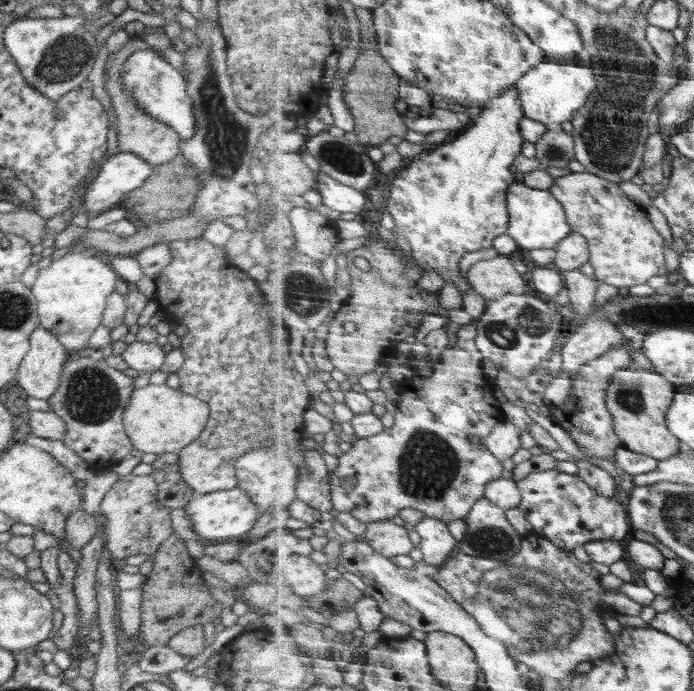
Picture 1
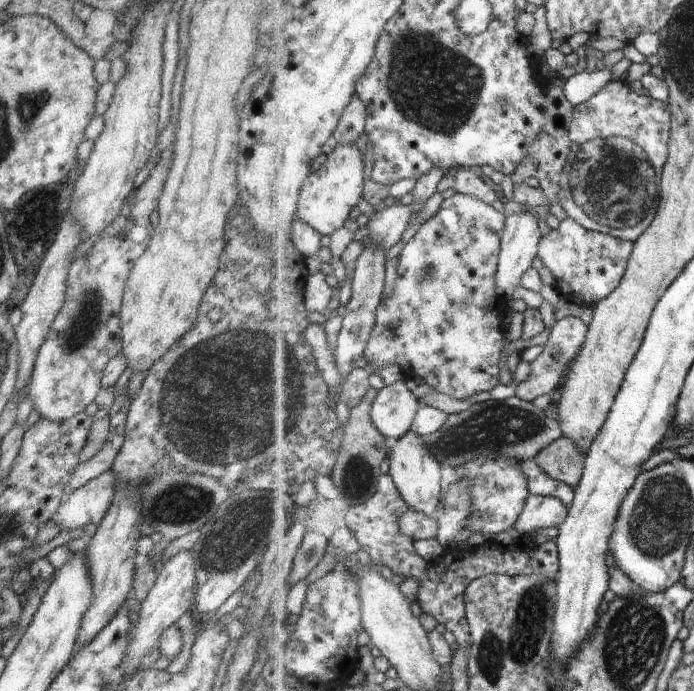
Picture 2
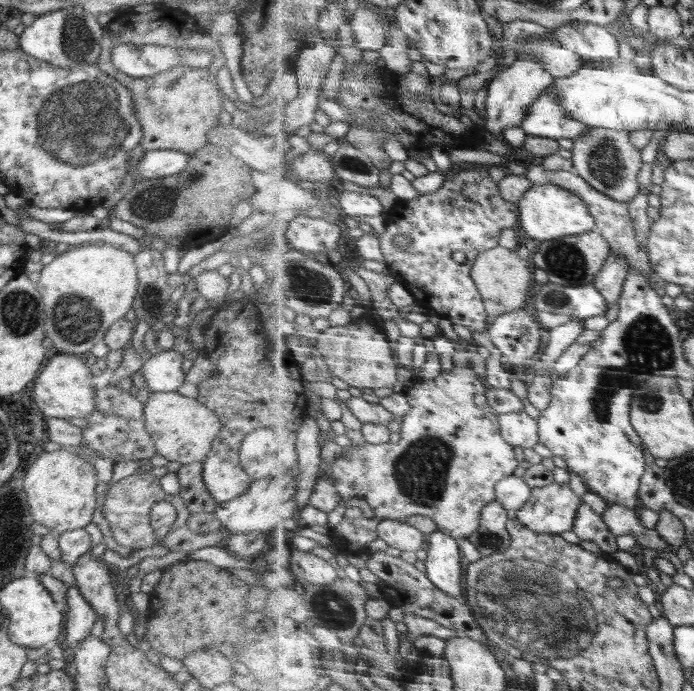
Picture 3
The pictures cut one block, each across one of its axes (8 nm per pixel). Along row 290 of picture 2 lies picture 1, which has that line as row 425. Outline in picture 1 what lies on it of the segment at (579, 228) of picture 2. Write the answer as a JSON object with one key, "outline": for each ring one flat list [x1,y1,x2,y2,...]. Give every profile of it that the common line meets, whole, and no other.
{"outline":[[624,322,619,326,619,329,625,334,625,342,613,348,604,356,600,356,600,359,582,367,574,379,574,387,570,399,563,405,556,407,566,417,567,424,563,425,562,428,572,436,584,454,607,458,616,465,617,458,615,458,615,454,617,448,625,446,622,444,621,436,615,431,615,416,608,408,607,392,616,372,626,370,626,368,636,368,638,352,643,350,648,334,636,329,636,326,632,324]]}

